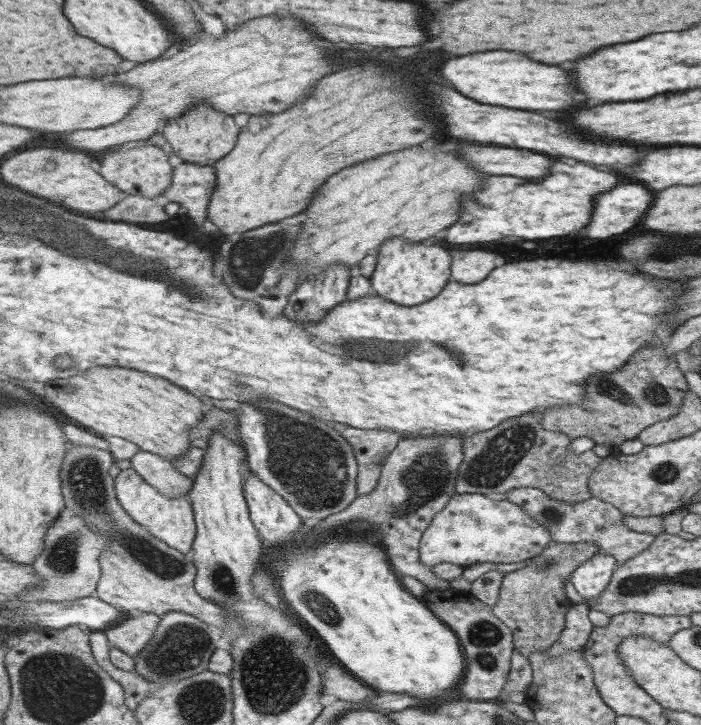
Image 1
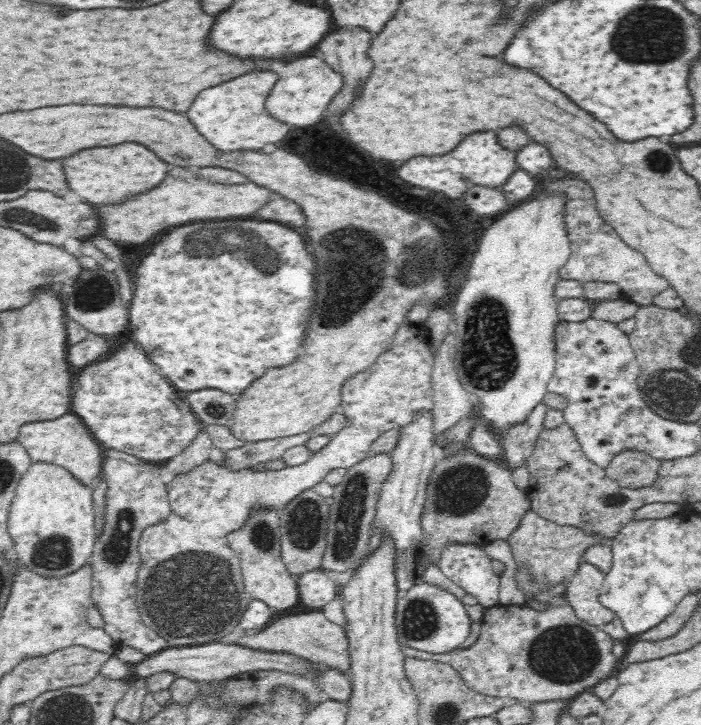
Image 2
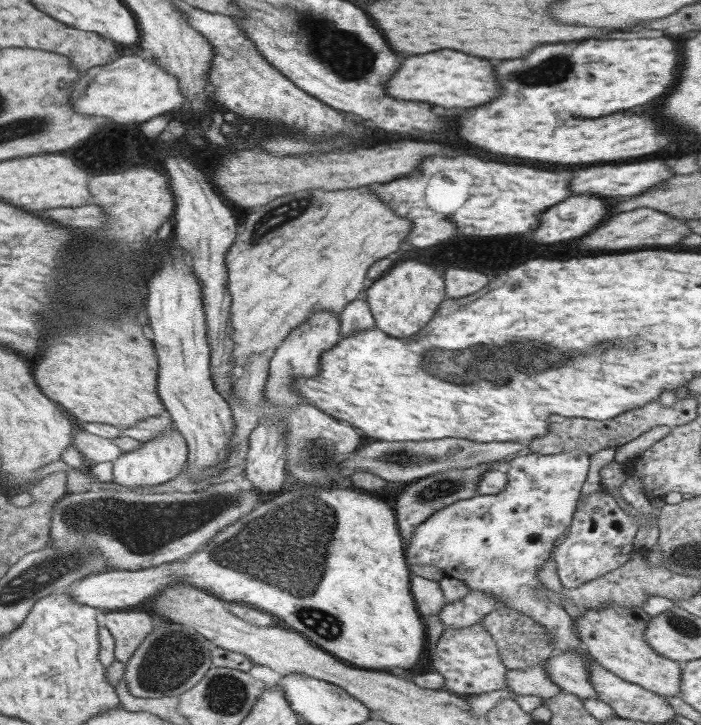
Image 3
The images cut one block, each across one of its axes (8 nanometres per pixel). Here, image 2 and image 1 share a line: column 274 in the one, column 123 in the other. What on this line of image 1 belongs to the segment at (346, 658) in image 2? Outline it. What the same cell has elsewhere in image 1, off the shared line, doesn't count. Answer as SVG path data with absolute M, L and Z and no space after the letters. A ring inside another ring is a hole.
M133 614L129 620L119 622L117 626L105 630L109 634L109 640L113 642L113 648L119 648L121 652L129 656L141 656L145 648L149 648L151 640L157 634L157 628L161 626L159 614Z

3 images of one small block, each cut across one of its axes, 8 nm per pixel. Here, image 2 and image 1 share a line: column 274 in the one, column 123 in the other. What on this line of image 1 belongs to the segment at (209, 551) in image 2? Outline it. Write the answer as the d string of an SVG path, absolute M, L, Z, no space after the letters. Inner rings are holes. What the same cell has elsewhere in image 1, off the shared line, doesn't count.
M125 470L117 478L117 494L121 500L121 508L143 528L147 528L151 534L167 542L169 546L181 550L187 554L191 548L195 548L197 540L197 516L193 510L193 502L189 496L179 496L179 498L169 498L165 496L159 488L155 488L151 482L147 482L137 470Z

